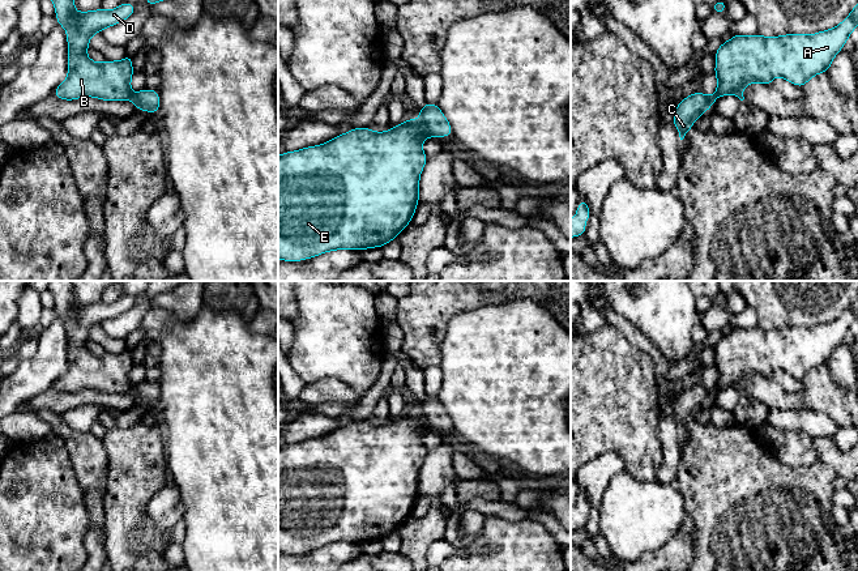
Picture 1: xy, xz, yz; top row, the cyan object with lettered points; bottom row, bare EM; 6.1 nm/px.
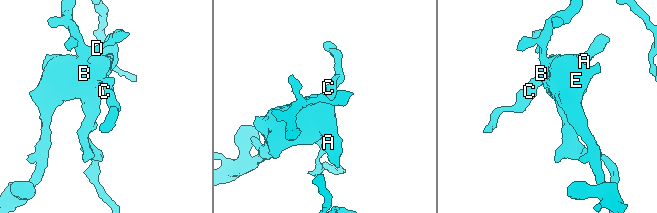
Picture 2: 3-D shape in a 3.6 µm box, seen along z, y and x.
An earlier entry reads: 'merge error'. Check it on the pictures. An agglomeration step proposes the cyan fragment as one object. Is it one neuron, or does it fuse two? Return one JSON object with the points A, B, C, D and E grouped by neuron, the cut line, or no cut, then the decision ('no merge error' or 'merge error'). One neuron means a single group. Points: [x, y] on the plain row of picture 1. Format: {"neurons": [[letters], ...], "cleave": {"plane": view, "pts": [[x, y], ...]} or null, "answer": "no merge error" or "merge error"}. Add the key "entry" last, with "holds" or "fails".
{"neurons": [["A", "B", "D", "E"], ["C"]], "cleave": {"plane": "xz", "pts": [[422, 420], [428, 427]]}, "answer": "merge error", "entry": "holds"}

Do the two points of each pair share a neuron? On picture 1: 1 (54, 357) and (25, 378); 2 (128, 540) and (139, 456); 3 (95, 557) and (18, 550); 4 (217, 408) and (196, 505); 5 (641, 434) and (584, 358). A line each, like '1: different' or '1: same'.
1: same
2: same
3: different
4: same
5: same

